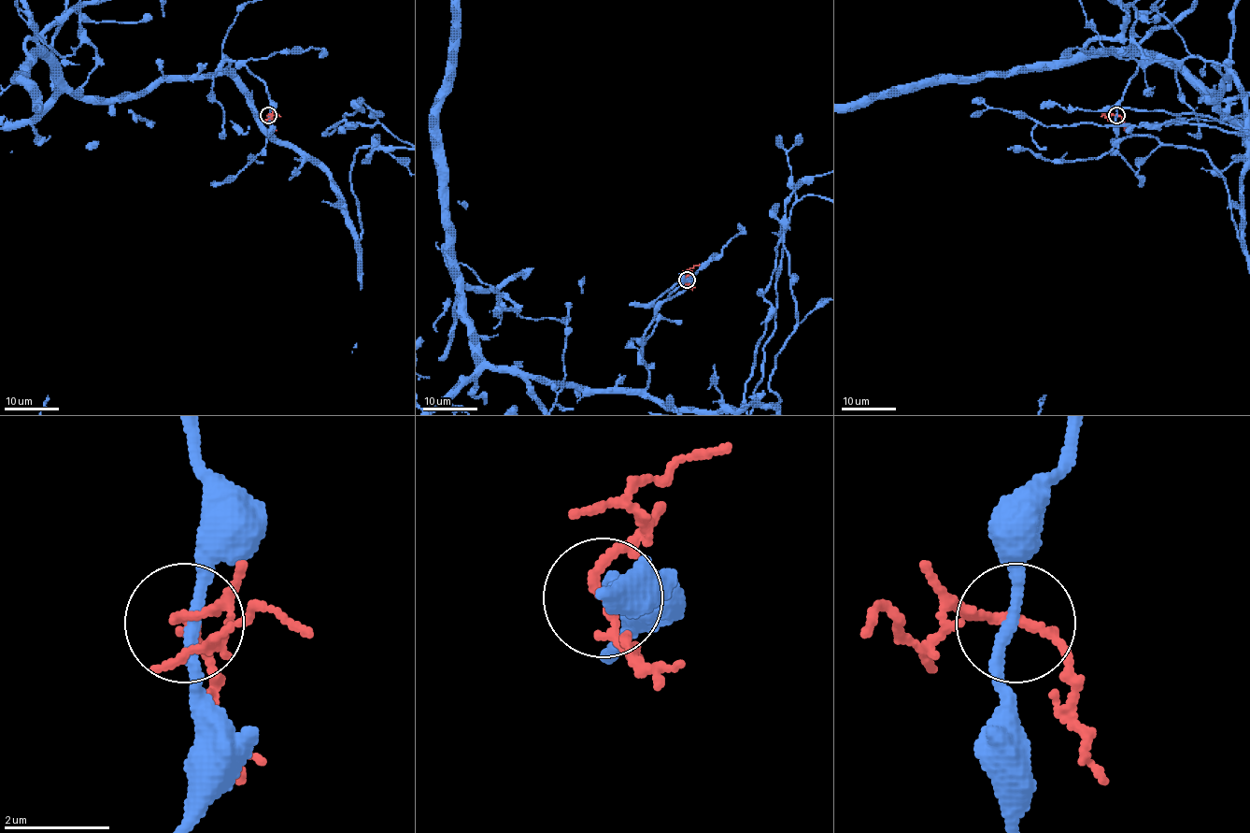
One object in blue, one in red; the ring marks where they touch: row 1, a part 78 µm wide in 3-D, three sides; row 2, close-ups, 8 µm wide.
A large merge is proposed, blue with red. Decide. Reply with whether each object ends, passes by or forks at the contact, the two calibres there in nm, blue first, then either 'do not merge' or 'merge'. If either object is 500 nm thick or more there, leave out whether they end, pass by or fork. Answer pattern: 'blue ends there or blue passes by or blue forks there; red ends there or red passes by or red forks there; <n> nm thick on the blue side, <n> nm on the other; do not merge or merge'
blue passes by; red passes by; 200 nm thick on the blue side, 170 nm on the other; do not merge

